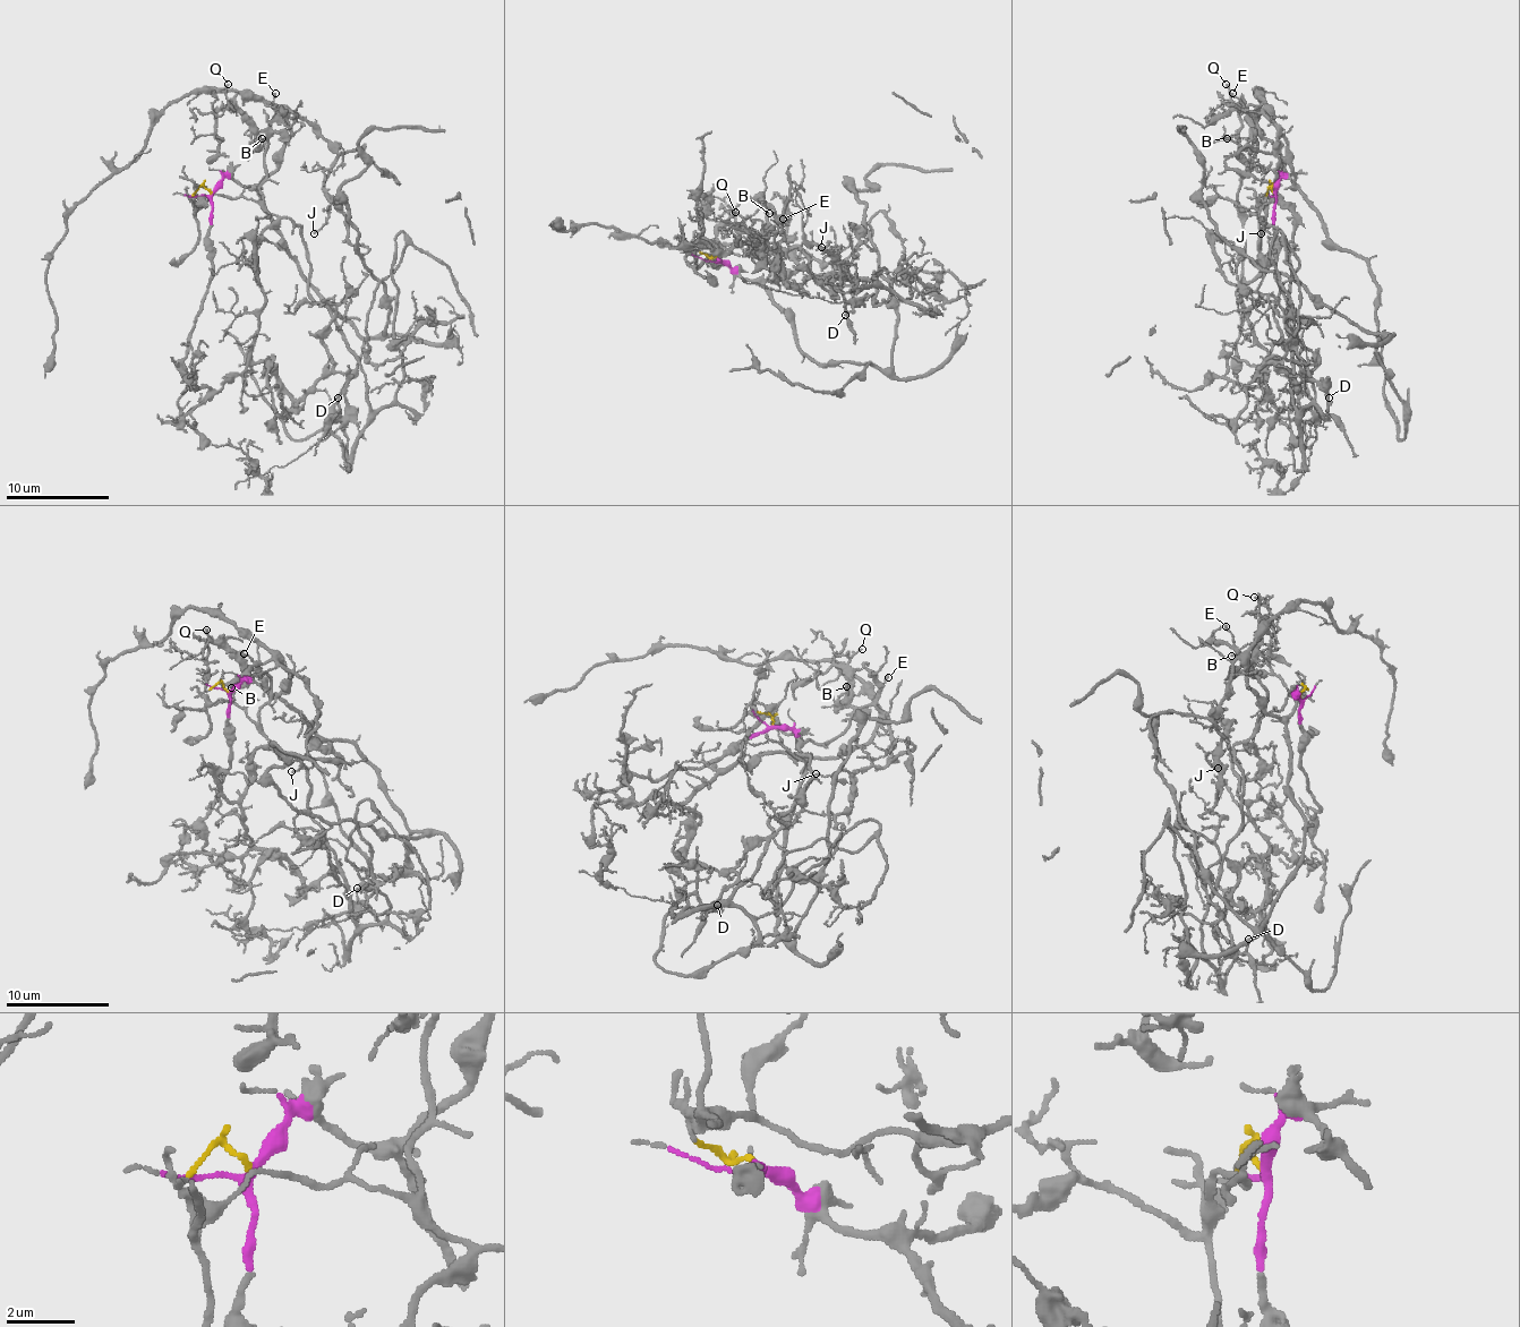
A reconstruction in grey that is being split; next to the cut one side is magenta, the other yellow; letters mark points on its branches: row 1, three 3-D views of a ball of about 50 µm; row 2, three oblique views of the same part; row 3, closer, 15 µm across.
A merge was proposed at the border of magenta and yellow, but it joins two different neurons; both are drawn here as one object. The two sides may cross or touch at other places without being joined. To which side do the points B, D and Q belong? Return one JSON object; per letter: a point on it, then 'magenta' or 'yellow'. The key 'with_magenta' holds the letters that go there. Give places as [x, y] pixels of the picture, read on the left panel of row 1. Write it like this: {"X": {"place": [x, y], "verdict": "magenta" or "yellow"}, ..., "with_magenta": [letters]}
{"B": {"place": [262, 138], "verdict": "yellow"}, "D": {"place": [338, 397], "verdict": "yellow"}, "Q": {"place": [228, 84], "verdict": "yellow"}, "with_magenta": []}

